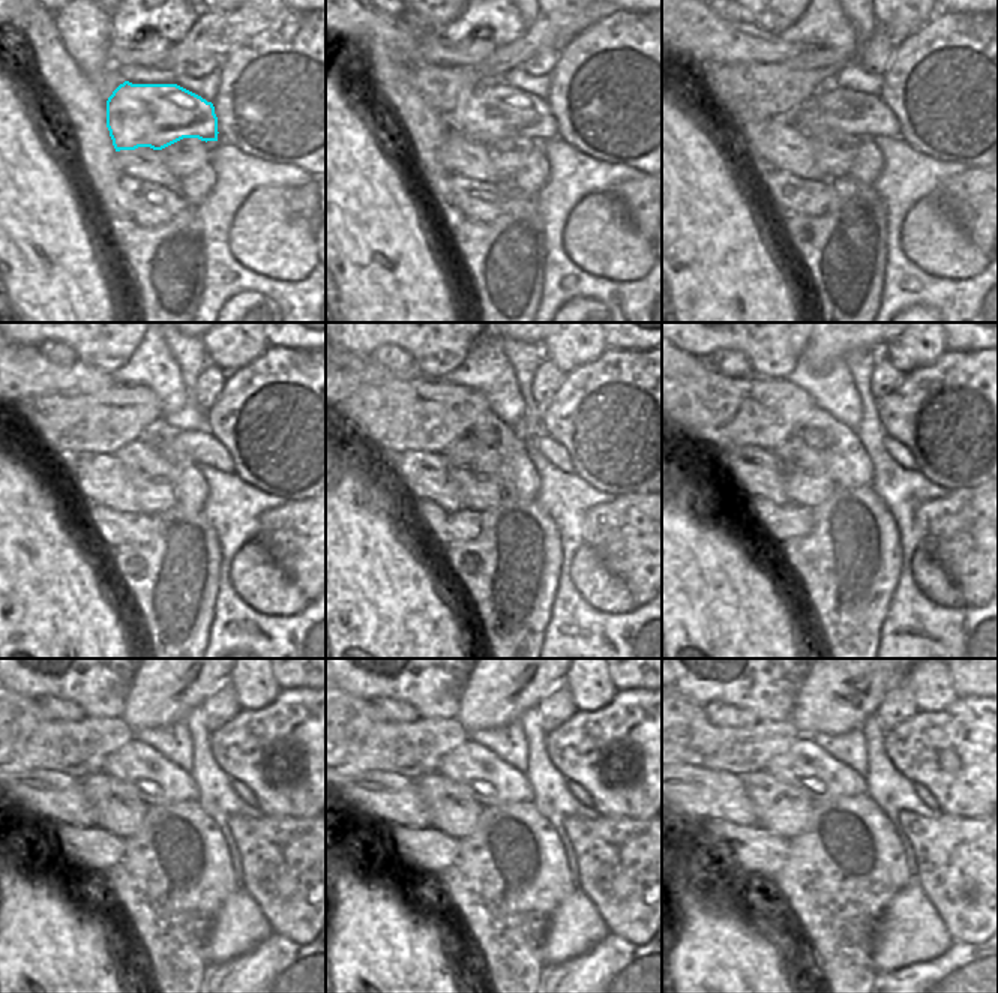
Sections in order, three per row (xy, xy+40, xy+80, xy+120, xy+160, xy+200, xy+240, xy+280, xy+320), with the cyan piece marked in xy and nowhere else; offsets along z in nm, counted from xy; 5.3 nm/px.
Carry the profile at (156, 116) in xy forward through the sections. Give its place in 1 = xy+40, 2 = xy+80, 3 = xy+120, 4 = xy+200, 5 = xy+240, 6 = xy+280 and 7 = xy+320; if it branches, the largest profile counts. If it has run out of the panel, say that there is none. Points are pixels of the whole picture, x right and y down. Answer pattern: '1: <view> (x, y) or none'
1: xy+40 (492, 111)
2: xy+80 (844, 110)
3: xy+120 (200, 447)
4: xy+200 (899, 453)
5: xy+240 (240, 789)
6: xy+280 (578, 791)
7: xy+320 (923, 794)

